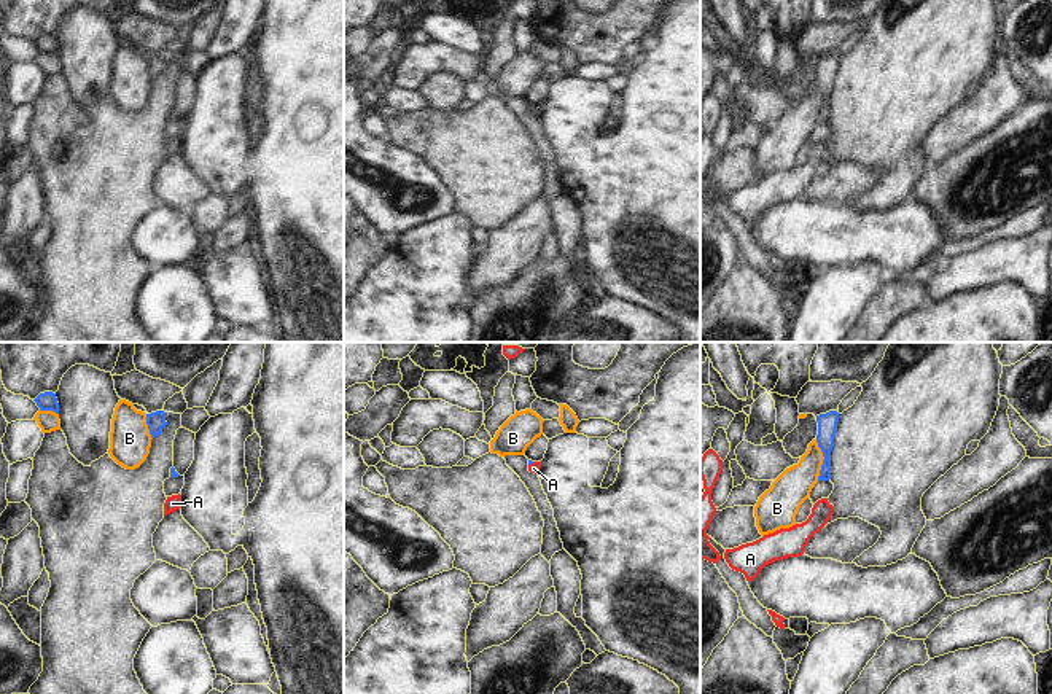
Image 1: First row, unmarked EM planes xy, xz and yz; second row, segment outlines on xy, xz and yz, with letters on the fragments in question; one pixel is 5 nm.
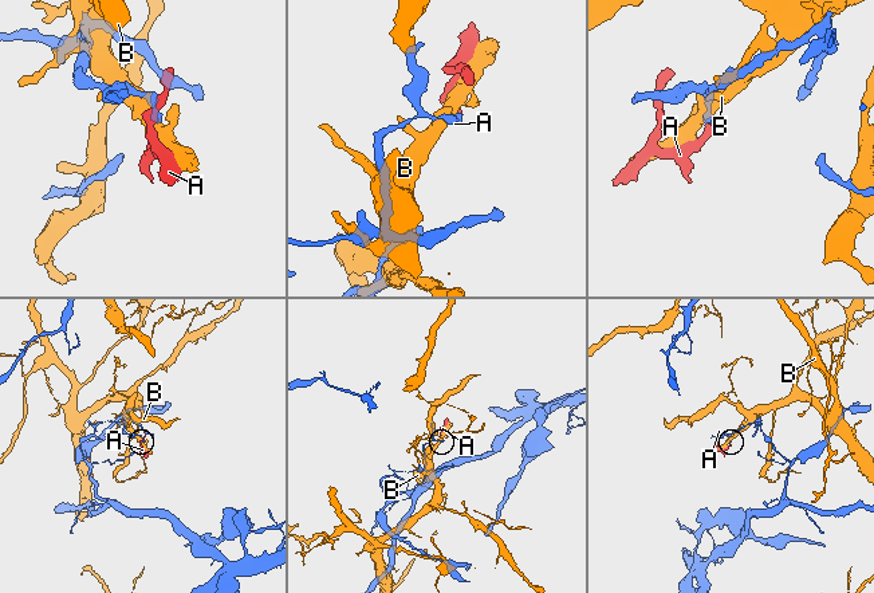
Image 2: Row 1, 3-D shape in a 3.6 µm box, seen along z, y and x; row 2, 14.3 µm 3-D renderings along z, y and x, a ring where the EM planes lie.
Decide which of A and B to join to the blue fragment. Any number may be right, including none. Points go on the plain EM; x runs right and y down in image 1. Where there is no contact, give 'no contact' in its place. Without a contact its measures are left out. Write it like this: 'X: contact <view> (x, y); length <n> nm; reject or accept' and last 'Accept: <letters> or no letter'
A: contact xz (530, 107); length 40 nm; reject
B: contact yz (823, 104); length 200 nm; reject
Accept: no letter

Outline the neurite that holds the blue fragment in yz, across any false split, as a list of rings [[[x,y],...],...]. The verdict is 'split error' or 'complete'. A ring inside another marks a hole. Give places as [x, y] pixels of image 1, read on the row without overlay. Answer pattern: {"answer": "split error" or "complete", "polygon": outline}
{"answer": "complete", "polygon": [[[829,54],[826,57],[820,57],[816,59],[816,65],[818,65],[816,86],[824,100],[818,124],[829,124],[831,123],[831,94],[834,91],[834,80],[837,75],[839,56]]]}

